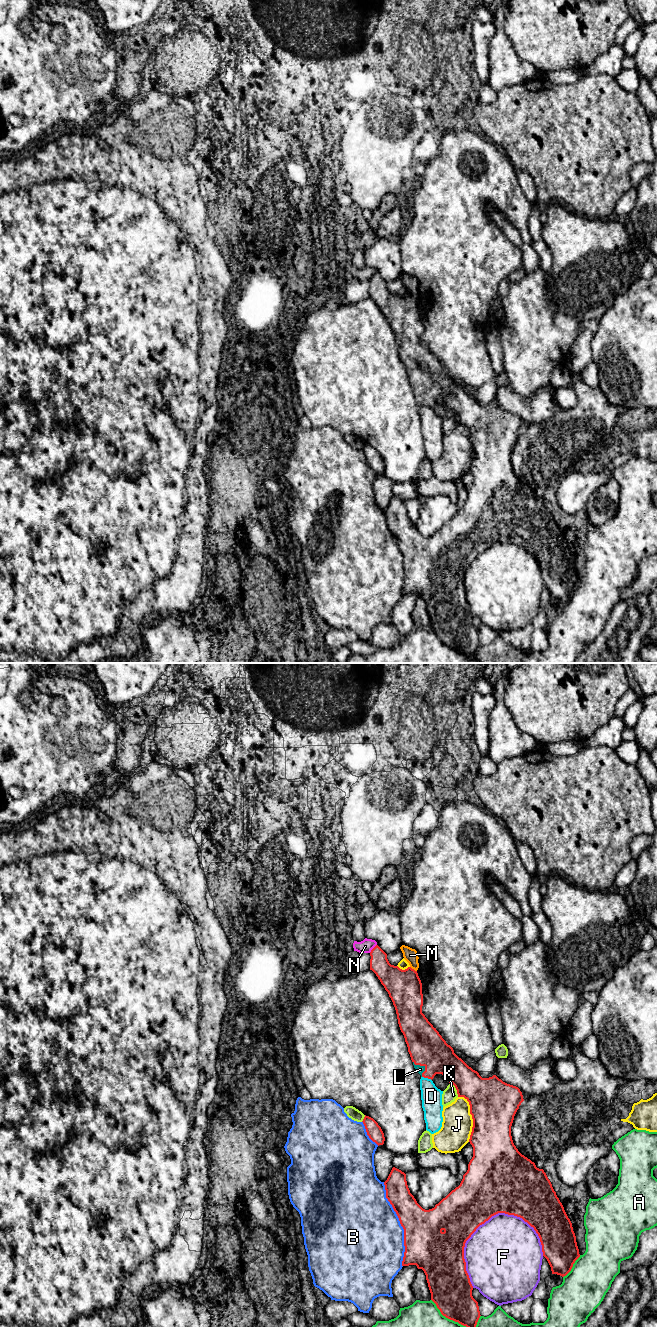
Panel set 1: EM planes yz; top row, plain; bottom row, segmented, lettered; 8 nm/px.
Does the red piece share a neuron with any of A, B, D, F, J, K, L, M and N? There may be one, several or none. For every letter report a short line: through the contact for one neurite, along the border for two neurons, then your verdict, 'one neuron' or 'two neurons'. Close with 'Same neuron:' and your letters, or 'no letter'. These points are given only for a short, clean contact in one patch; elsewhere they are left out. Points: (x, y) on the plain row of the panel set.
A: two neurons
B: two neurons
D: two neurons
F: two neurons
J: two neurons
K: two neurons
L: one neuron
M: two neurons
N: two neurons
Same neuron: L

